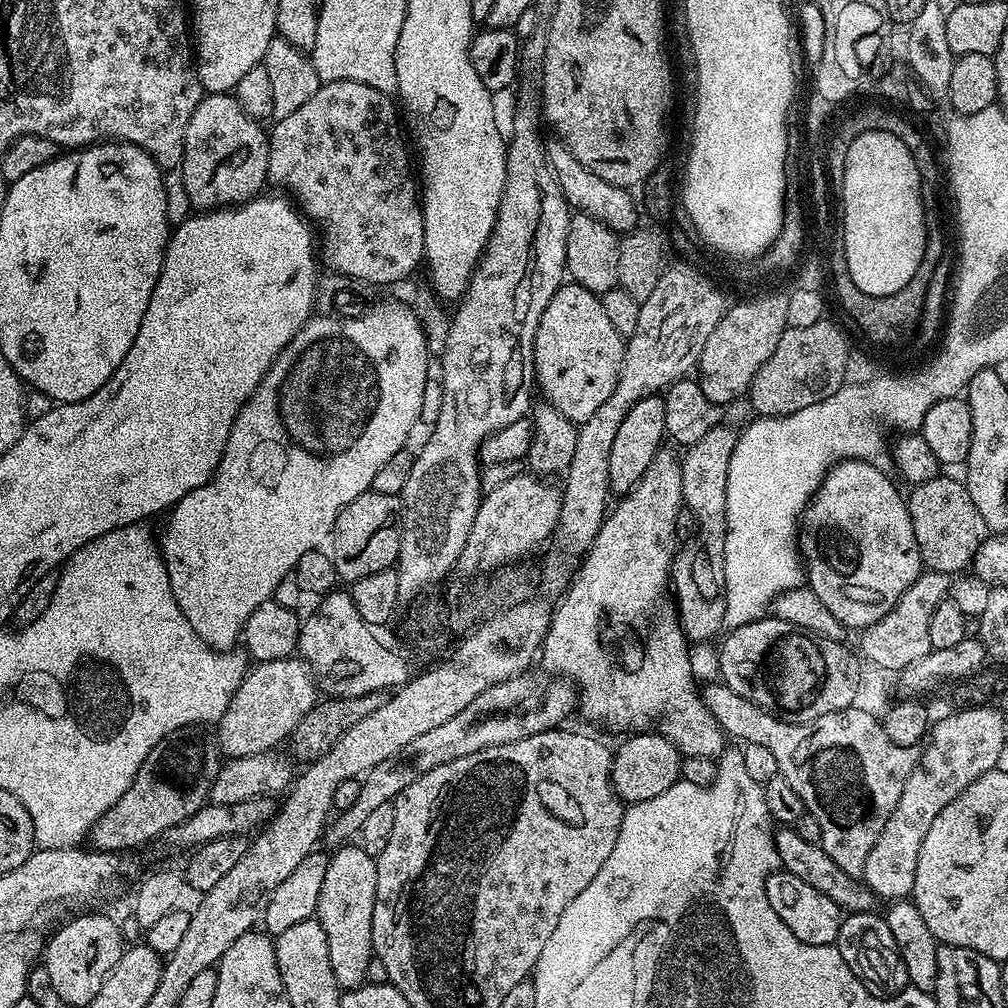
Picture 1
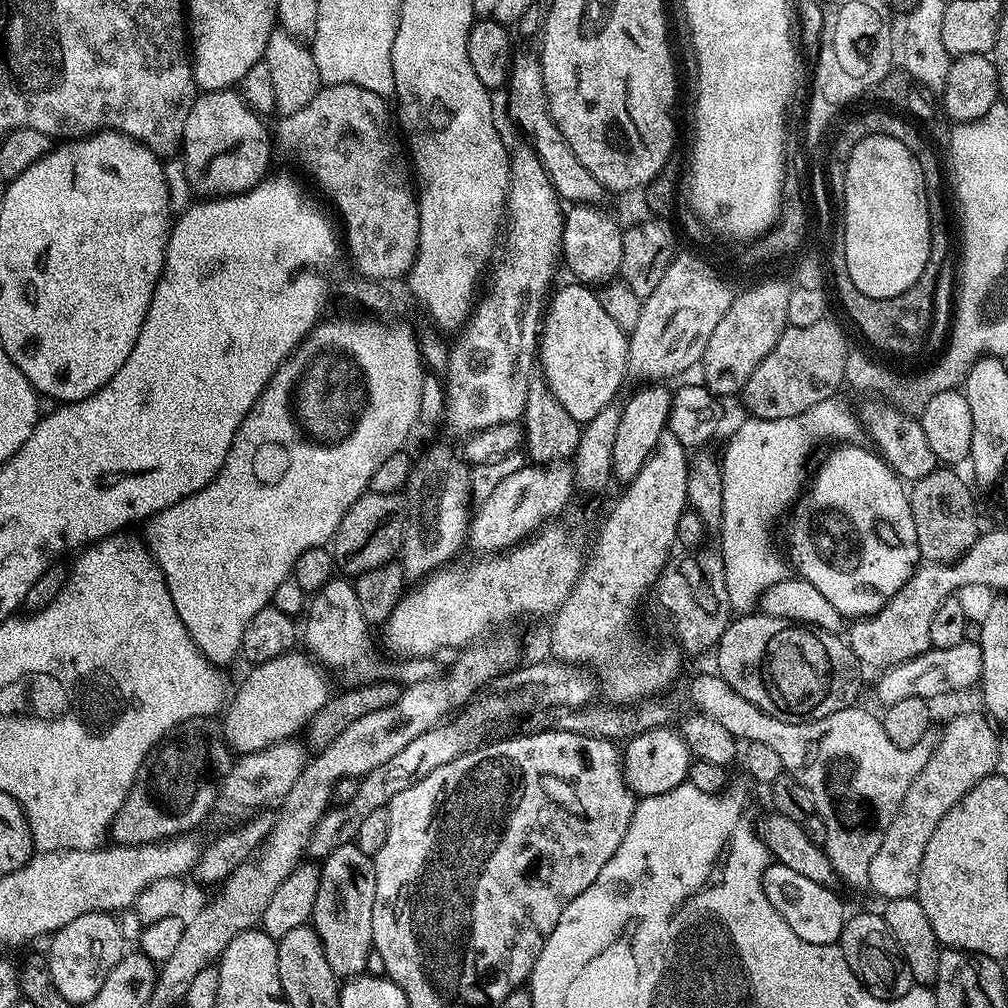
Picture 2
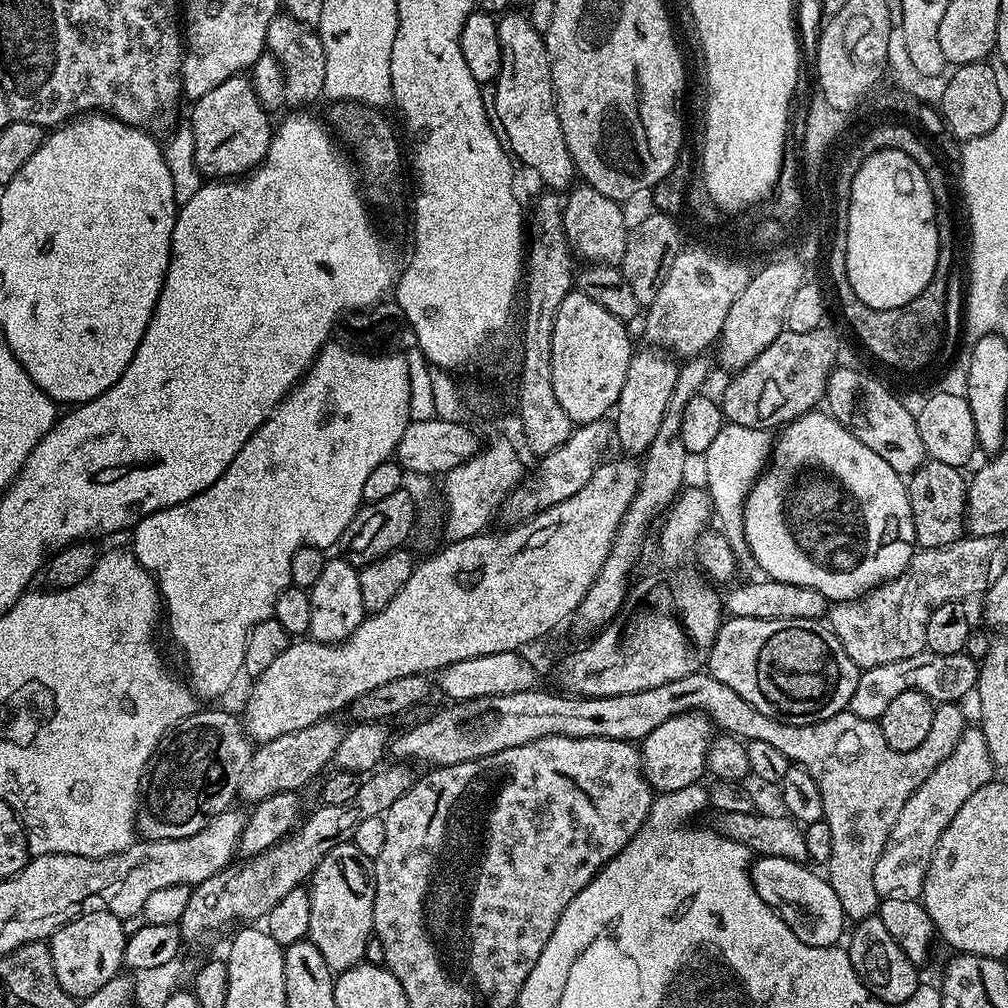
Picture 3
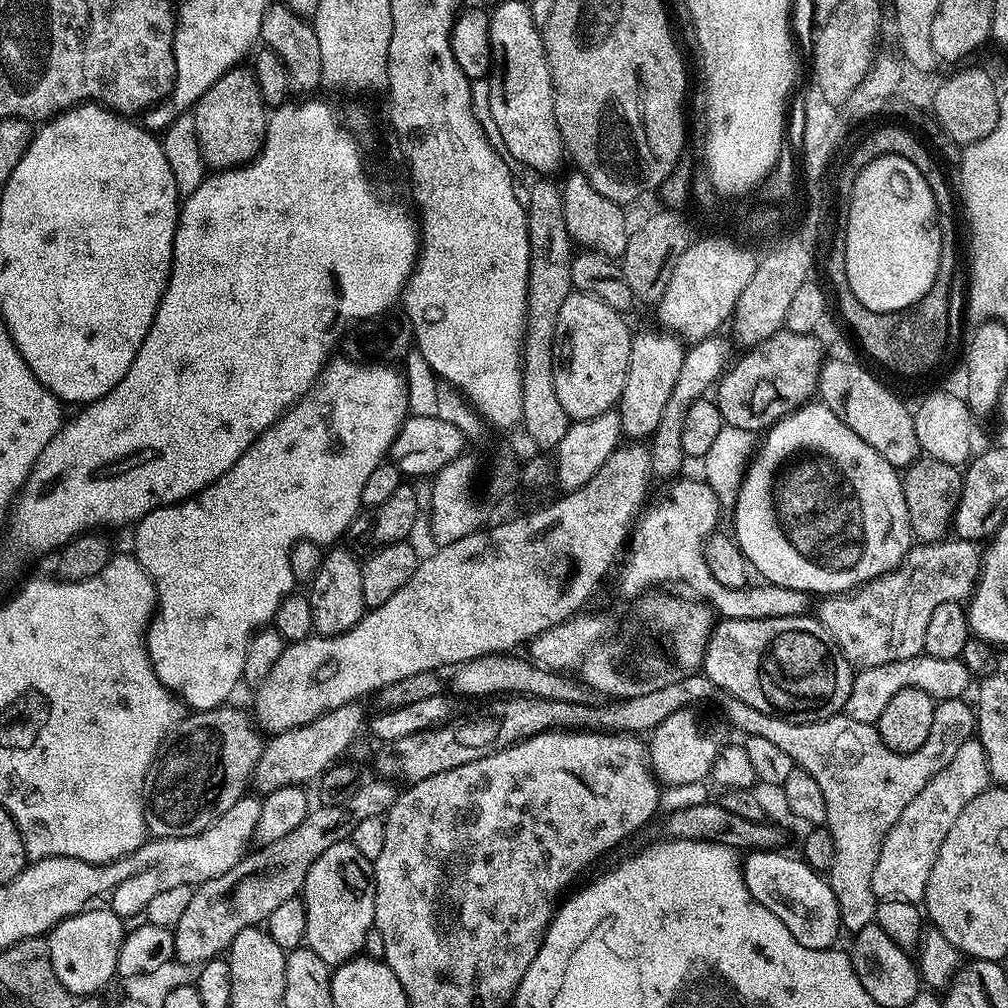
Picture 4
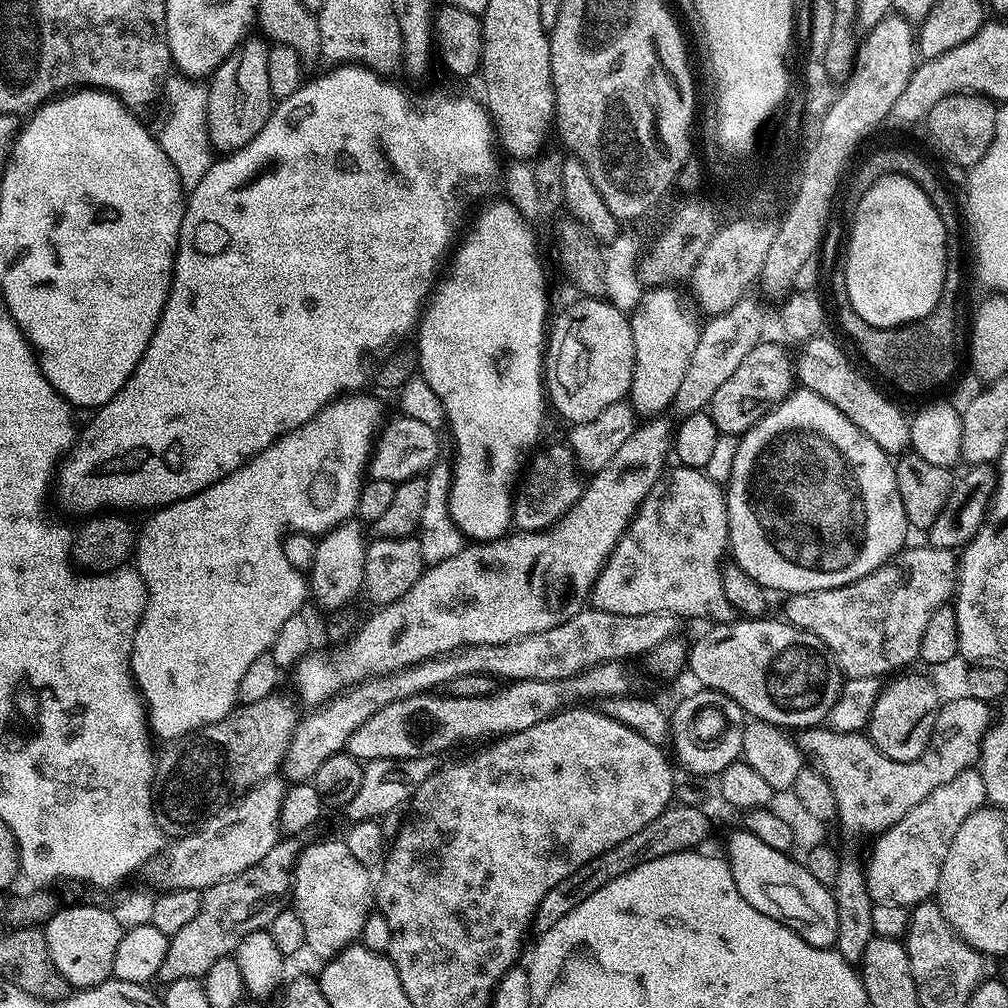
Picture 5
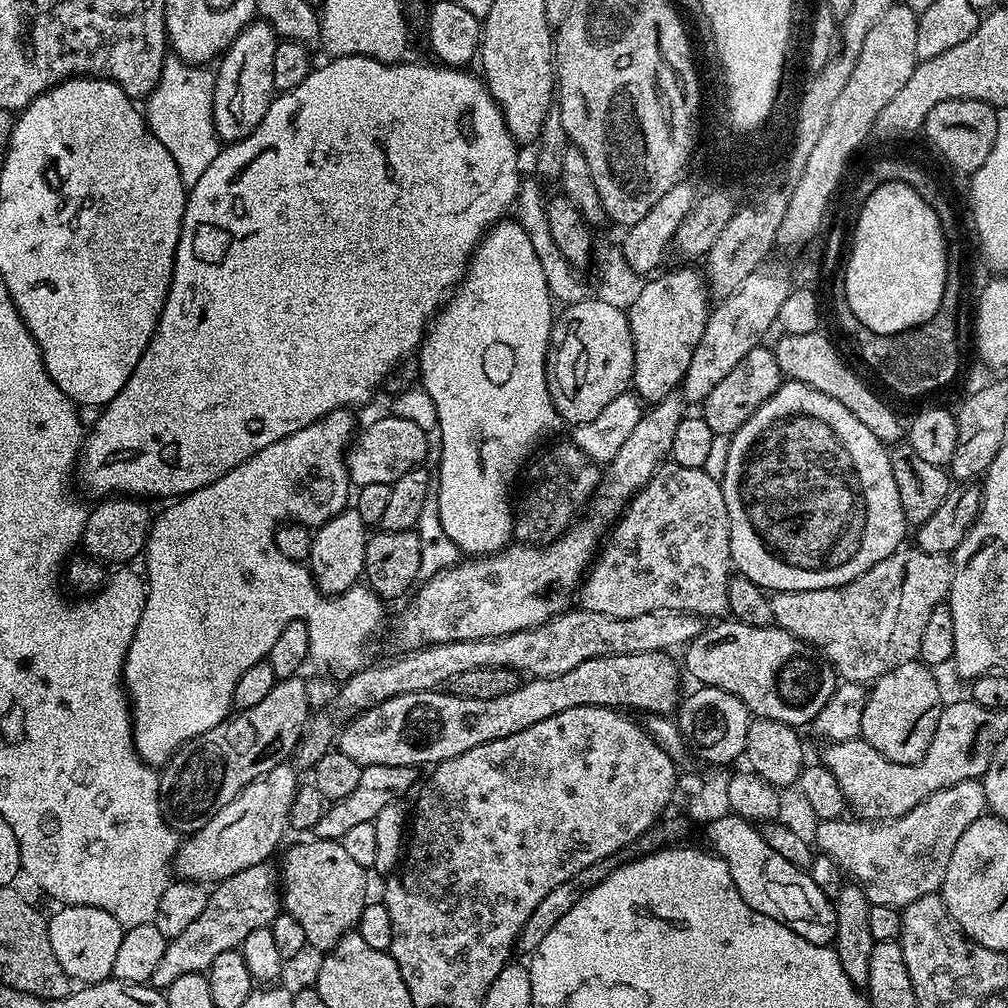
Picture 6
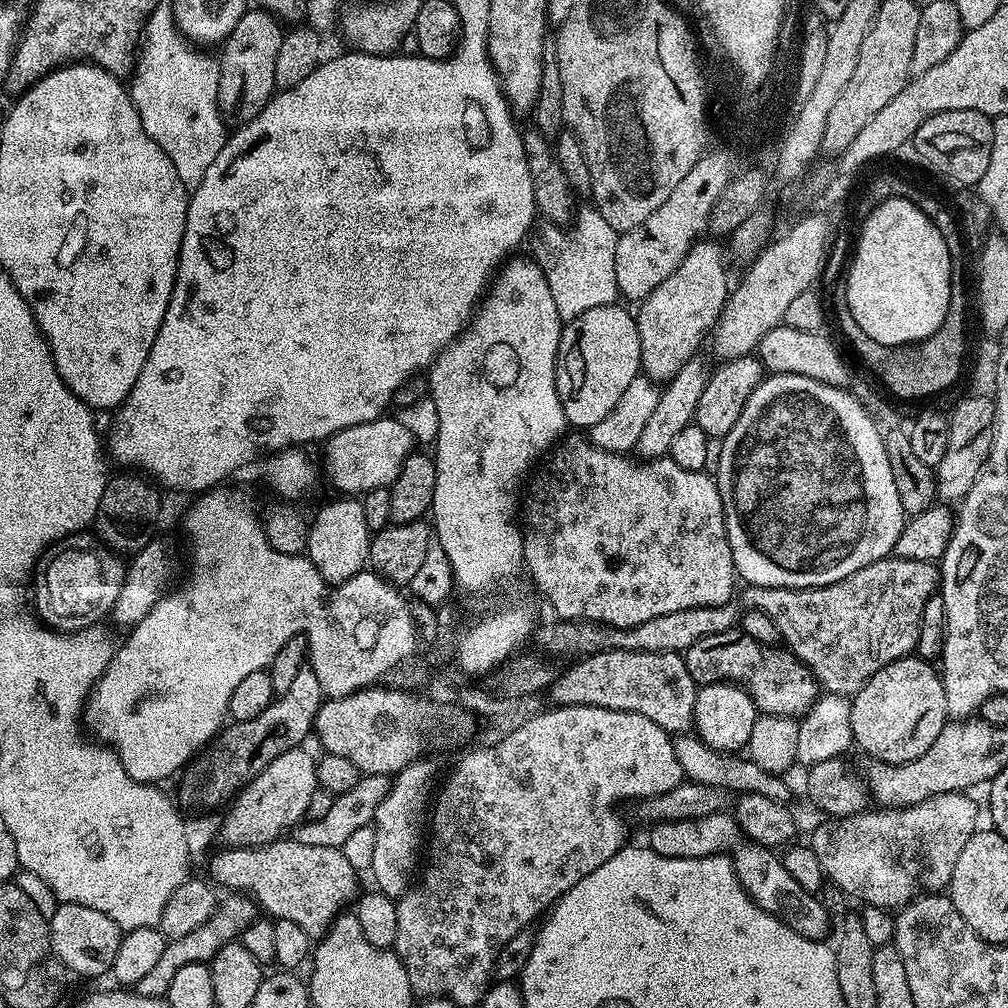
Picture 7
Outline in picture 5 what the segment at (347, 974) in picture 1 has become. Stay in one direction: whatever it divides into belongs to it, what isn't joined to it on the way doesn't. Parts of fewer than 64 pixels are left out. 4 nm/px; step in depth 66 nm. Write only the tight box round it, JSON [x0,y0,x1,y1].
[290,839,374,958]

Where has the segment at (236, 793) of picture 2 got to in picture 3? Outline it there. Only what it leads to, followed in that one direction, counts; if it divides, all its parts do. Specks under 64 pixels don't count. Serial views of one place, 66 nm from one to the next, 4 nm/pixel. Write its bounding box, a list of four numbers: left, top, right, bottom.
[239,719,344,804]

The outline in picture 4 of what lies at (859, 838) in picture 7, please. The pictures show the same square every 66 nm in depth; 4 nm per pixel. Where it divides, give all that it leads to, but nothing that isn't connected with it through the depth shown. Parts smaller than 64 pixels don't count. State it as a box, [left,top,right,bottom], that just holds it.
[874,739,990,905]

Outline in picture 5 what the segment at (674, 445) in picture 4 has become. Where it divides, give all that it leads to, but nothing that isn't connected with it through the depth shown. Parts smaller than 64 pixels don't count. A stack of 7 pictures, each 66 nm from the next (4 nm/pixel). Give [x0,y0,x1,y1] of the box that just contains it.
[671,298,764,418]

